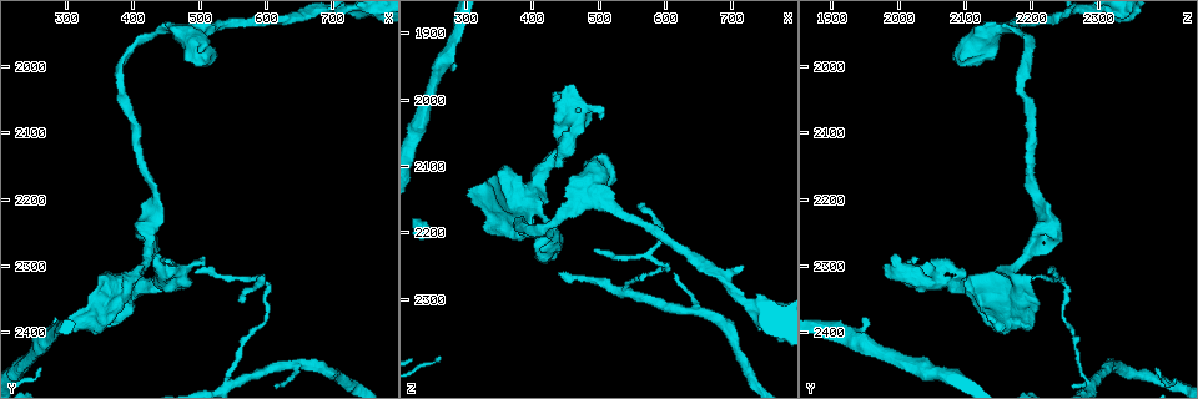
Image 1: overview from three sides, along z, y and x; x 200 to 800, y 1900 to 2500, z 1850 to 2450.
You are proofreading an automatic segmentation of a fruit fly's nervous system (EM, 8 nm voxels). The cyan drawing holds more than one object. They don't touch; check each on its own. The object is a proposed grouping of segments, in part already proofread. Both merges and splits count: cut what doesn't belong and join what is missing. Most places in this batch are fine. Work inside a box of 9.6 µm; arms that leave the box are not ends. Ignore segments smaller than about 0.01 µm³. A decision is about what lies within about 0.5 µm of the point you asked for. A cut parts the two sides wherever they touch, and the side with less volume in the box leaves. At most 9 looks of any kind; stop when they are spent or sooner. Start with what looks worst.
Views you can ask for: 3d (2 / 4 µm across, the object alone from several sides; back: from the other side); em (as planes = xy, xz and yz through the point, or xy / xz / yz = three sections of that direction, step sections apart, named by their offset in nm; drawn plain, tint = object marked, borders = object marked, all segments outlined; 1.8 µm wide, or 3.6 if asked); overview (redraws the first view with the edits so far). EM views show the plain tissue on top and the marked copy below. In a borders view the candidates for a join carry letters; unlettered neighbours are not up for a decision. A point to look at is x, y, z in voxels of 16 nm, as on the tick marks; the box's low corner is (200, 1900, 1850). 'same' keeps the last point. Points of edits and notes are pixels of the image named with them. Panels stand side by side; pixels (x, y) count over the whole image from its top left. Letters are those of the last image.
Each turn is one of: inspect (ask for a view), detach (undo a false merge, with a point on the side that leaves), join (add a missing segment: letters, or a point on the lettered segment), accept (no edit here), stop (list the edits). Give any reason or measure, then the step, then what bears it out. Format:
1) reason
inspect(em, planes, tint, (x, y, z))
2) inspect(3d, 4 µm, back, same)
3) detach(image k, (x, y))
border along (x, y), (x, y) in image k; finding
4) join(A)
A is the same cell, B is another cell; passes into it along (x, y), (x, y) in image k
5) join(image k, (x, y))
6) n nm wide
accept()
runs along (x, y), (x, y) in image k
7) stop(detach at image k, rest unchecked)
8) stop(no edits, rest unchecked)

touches itself
inspect(3d, 4 µm, (425, 2325, 2090))

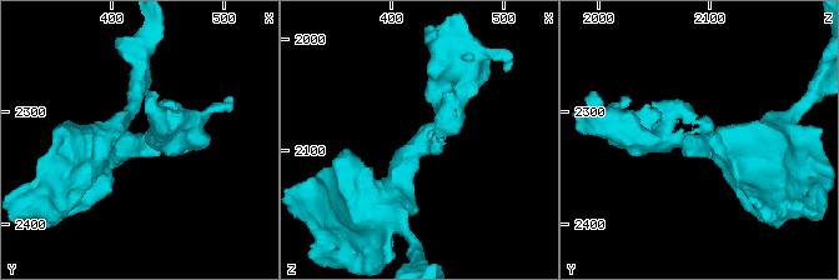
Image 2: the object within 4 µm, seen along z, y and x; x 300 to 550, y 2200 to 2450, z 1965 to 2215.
need the tissue
inspect(em, xz, step 8, borders, (428, 2328, 2092))

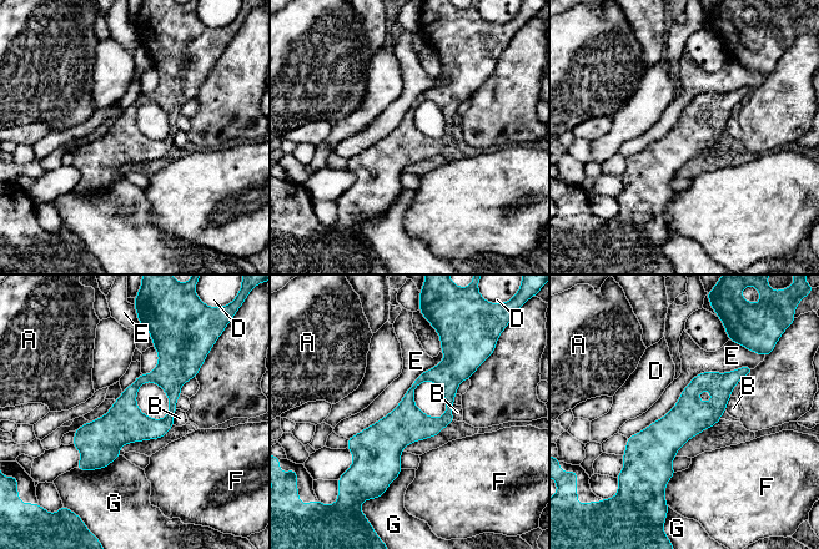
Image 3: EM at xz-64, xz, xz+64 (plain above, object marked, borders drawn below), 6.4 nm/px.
240 nm wide
accept()
A, B, D, E, F and G are other cells; all the same neuron

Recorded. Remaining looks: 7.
inspect(em, xz, step 4, borders, (430, 2230, 2220))

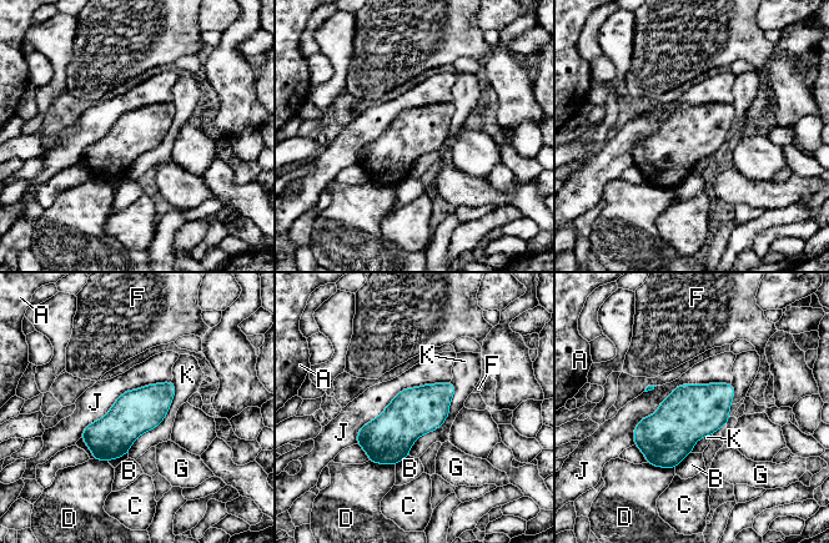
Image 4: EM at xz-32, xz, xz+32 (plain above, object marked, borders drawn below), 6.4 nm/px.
accept()
A, B, C, D, F, G, J and K are other cells; border along (730, 382), (679, 385), (633, 443) in image 4; continuous, no second neuron

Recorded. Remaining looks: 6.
free end
inspect(3d, 2 µm, (285, 2375, 1950))

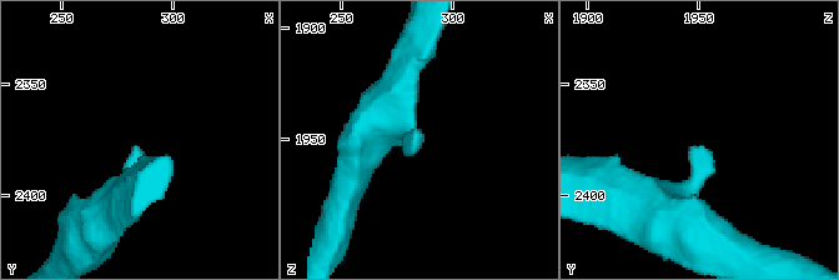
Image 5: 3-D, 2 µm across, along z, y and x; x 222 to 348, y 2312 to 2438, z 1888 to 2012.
shape alone is not enough
inspect(em, planes, borders, (283, 2378, 1953))

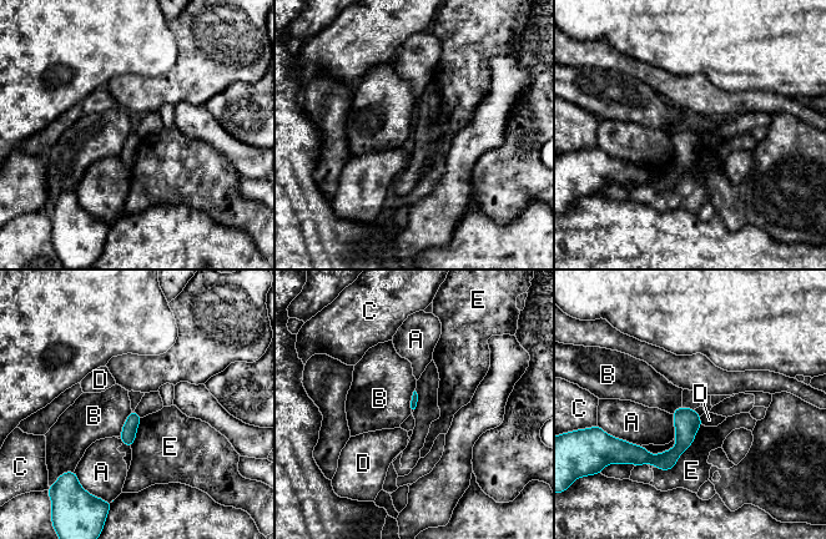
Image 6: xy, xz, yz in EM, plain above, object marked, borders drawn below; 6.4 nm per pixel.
accept()
A, B, C, D and E are other cells; border along (131, 409), (119, 436) in image 6; none of them fits

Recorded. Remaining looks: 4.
sudden change in width
inspect(em, 3.6 µm, xy, step 8, tint, (510, 1990, 2110))

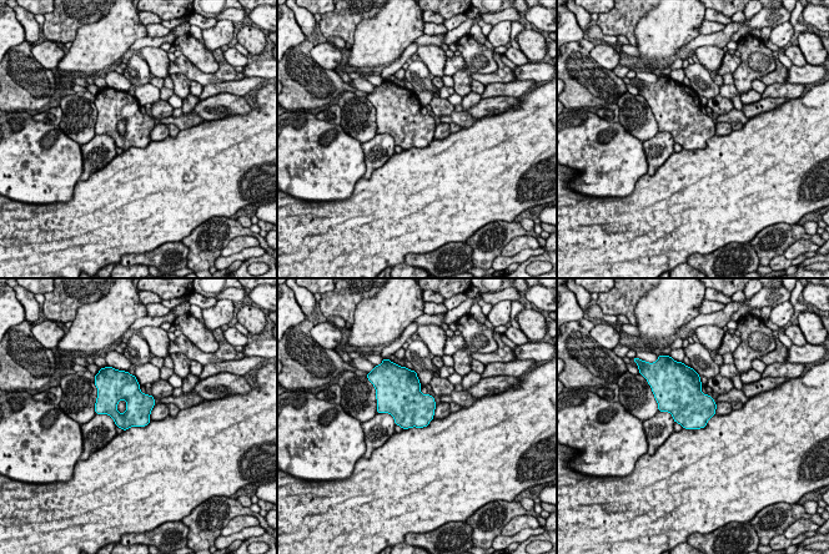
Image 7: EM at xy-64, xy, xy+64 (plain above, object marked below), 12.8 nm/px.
inspect(em, 3.6 µm, planes, borders, same)

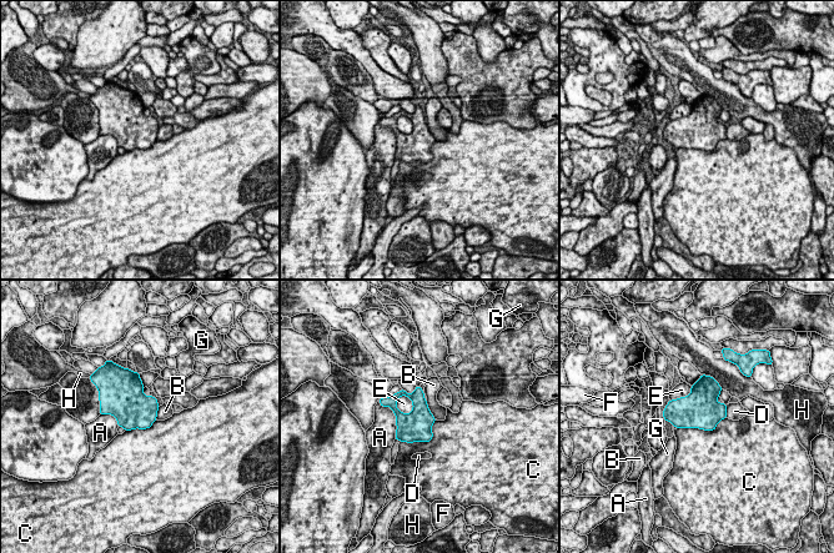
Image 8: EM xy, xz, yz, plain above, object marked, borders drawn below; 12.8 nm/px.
accept()
A, B, C, D, E, F, G and H are other cells; border along (726, 417), (713, 430), (677, 428) in image 8; all the same neuron

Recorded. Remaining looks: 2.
stop(no edits, rest unchecked)

